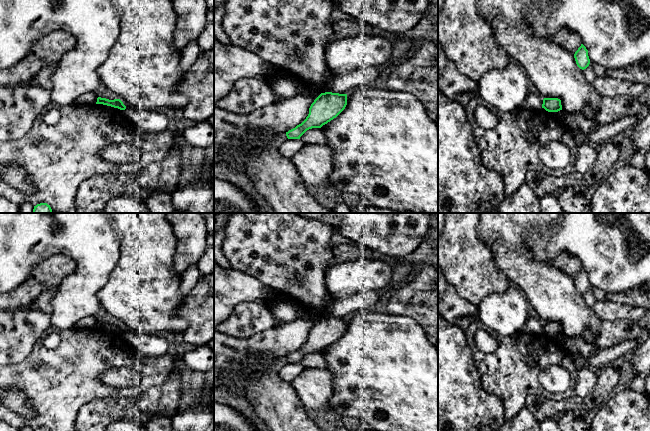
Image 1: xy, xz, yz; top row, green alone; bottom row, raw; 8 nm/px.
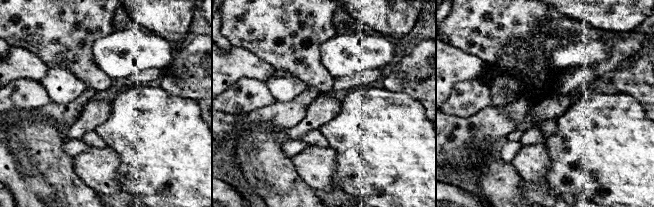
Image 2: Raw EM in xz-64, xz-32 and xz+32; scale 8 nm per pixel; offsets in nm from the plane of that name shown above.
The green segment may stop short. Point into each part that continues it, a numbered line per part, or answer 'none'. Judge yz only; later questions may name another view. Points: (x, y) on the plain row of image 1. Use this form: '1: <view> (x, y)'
none

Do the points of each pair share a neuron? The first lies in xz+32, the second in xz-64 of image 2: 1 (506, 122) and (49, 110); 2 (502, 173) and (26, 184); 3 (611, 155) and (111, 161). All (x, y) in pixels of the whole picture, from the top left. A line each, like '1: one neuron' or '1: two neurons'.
1: one neuron
2: two neurons
3: two neurons

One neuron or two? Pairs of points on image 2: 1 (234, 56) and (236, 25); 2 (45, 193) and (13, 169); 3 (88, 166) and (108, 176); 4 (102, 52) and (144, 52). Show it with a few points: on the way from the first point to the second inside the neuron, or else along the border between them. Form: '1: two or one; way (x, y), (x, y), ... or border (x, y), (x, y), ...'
1: two; border (232, 45), (246, 48), (257, 56)
2: one; way (37, 192), (21, 177)
3: one; way (93, 166), (103, 174)
4: one; way (112, 49), (134, 49)

